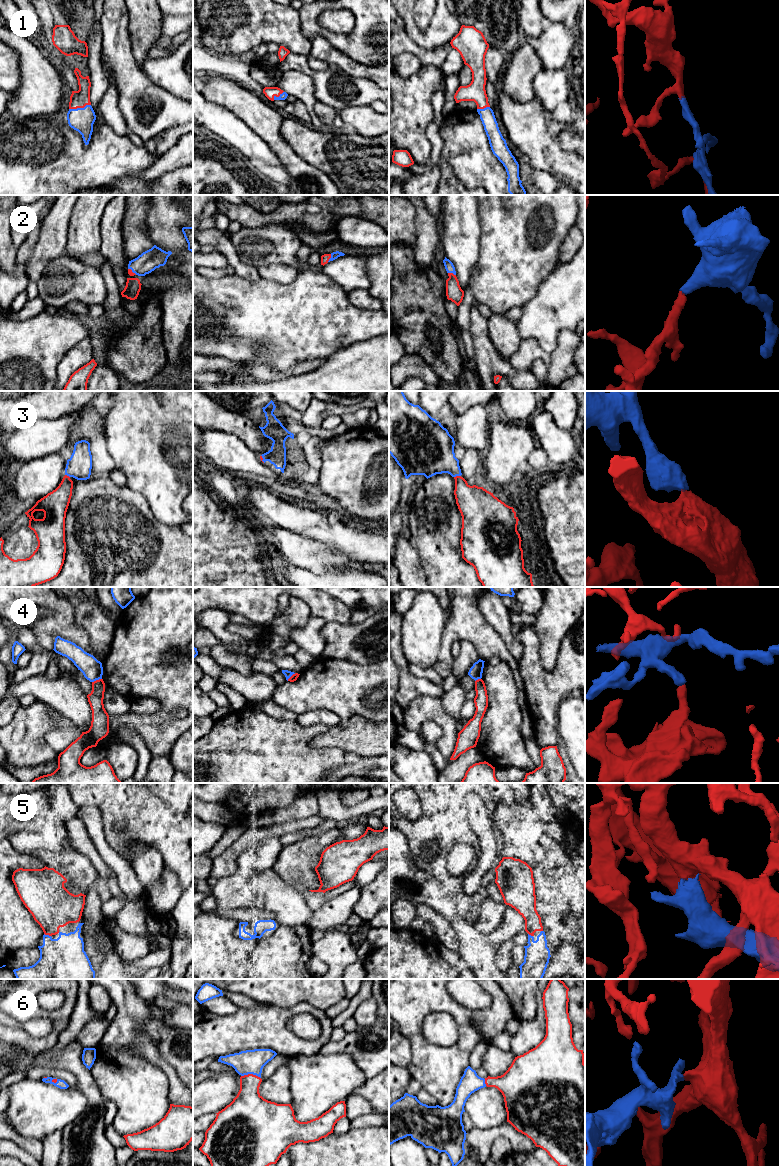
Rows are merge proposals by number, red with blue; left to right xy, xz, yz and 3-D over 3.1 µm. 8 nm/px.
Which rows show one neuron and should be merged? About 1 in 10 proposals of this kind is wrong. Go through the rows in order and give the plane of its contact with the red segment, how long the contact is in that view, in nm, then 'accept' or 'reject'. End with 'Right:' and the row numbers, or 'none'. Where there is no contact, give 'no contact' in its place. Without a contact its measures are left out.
1: meets red in xy; contact 180 nm long; accept
2: meets red in xz; contact 70 nm long; accept
3: meets red in yz; contact 60 nm long; accept
4: meets red in xy; contact 90 nm long; reject
5: meets red in xy; contact 60 nm long; accept
6: meets red in xz; contact 160 nm long; accept
Right: 1, 2, 3, 5, 6

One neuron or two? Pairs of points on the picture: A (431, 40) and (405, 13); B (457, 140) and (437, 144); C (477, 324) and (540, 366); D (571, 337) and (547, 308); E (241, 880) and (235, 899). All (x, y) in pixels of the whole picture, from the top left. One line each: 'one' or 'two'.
A: one
B: two
C: two
D: two
E: one

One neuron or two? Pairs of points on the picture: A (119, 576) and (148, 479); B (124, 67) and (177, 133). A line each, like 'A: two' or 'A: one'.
A: two
B: two

